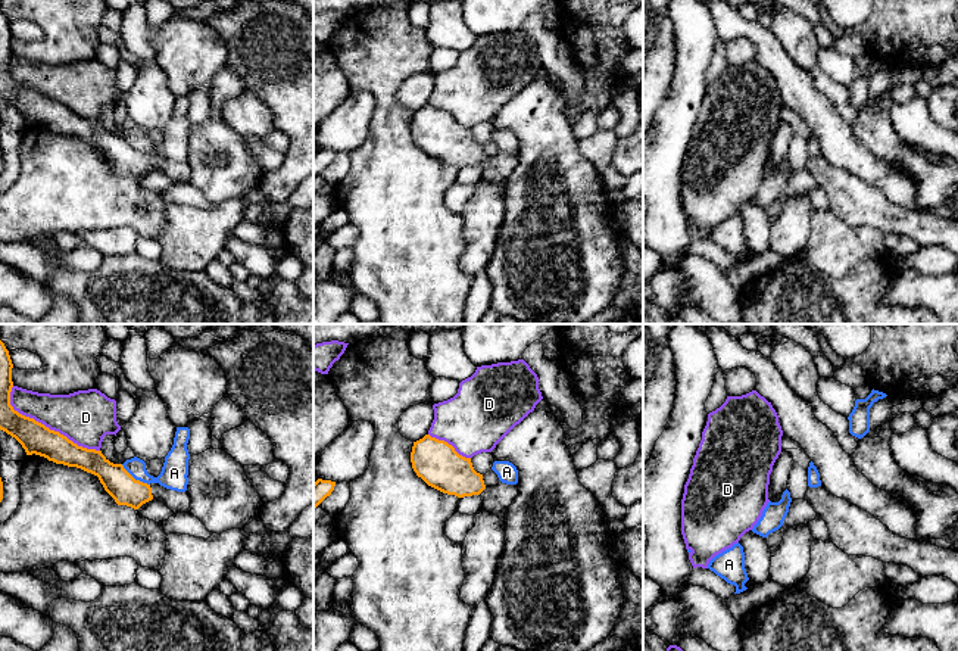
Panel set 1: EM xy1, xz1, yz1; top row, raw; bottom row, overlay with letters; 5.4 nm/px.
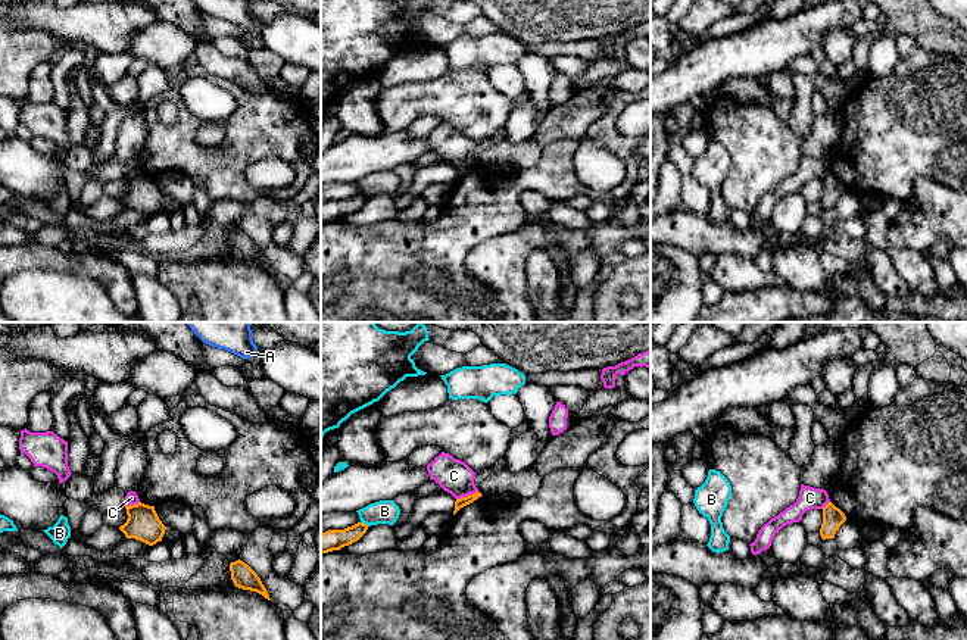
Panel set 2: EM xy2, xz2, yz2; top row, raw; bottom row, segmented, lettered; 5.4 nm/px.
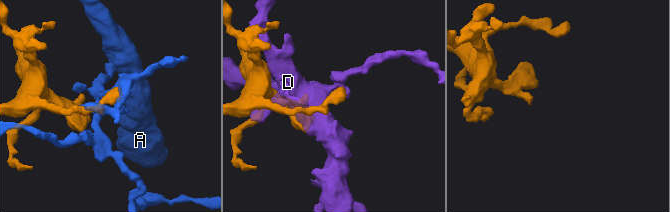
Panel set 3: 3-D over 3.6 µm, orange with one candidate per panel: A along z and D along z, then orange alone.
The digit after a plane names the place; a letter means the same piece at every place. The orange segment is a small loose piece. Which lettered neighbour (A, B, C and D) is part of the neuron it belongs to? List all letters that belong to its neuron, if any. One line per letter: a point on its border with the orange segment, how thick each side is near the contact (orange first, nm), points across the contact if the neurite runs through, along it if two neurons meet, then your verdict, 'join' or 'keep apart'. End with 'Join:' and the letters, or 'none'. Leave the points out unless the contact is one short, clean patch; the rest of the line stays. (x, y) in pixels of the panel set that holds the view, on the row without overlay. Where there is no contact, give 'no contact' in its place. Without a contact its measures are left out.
A: xy1 (134, 149) | 160/150 nm | keep apart
B: xz2 (365, 194) | 120/130 nm | along xz2 (361, 192), (368, 196) | keep apart
C: xz2 (467, 166) | 50/190 nm | along xz2 (477, 161), (457, 169) | keep apart
D: xy1 (44, 96) | 170/300 nm | keep apart
Join: none

